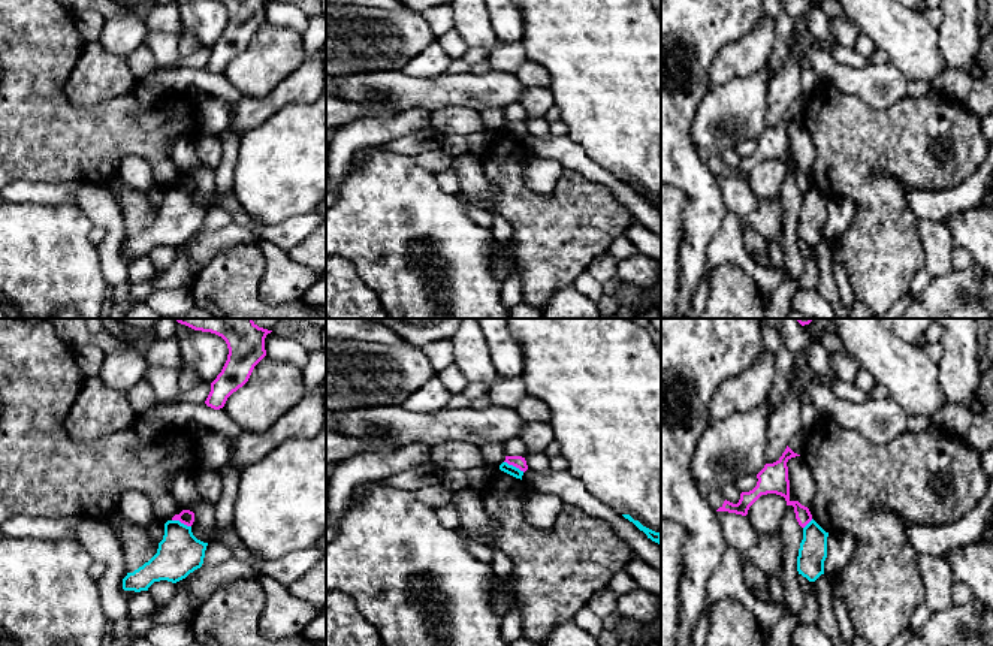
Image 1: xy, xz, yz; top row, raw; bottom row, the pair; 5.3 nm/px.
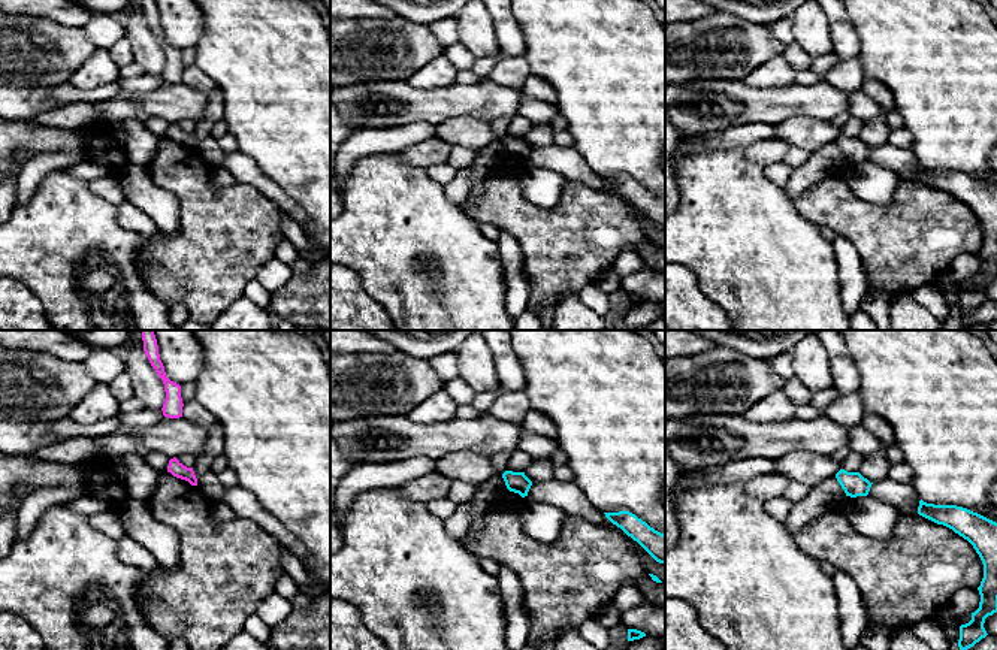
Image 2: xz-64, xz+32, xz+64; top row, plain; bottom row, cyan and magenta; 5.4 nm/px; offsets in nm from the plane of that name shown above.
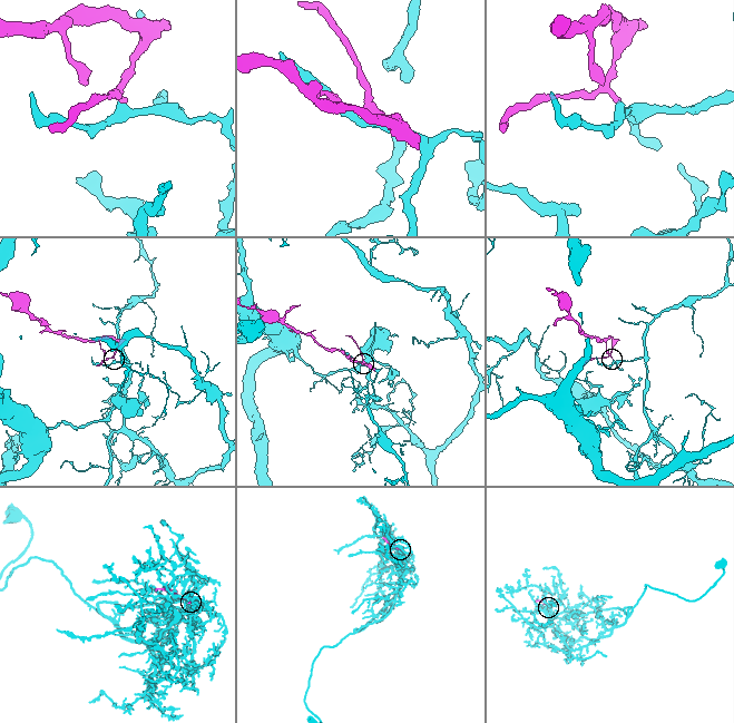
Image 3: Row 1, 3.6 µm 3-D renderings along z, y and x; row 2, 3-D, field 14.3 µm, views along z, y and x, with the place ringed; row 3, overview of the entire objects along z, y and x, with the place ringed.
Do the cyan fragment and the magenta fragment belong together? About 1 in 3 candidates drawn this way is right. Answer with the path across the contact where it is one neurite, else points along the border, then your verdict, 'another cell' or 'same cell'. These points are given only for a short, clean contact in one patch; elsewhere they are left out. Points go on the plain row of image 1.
along xz (504, 126), (524, 136) | another cell

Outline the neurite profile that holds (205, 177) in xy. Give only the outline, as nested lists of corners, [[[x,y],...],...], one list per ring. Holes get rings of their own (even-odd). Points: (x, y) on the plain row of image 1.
[[[200,164],[199,170],[193,175],[193,178],[193,200],[203,208],[209,208],[209,196],[215,190],[215,170],[206,167],[205,164]]]

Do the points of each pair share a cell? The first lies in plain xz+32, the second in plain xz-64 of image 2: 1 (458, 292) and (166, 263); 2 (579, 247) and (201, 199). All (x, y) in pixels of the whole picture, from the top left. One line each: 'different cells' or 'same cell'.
1: different cells
2: same cell

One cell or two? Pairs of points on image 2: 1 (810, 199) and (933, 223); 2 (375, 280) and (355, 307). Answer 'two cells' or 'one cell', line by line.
1: one cell
2: two cells

